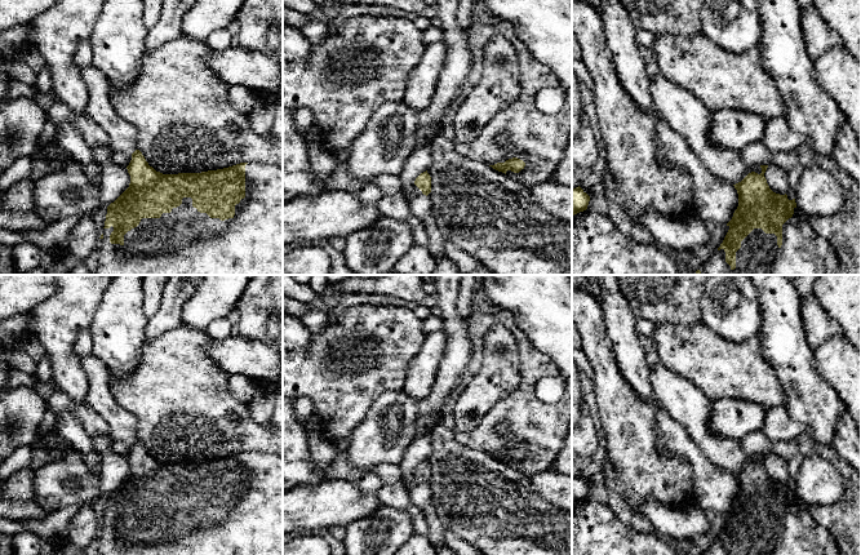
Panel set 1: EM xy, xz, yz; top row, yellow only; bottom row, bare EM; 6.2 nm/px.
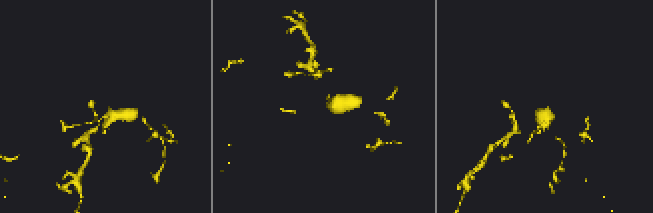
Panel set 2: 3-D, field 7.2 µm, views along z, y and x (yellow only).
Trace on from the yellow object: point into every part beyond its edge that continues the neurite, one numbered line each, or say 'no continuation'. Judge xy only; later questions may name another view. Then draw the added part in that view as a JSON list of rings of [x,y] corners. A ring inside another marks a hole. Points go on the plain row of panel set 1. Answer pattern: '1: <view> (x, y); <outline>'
1: xy (123, 426); [[[92,354],[81,358],[81,364],[88,378],[85,404],[103,417],[114,441],[133,443],[137,439],[138,425],[136,418],[115,400],[110,387],[110,370]]]
2: xy (185, 525); [[[248,452],[245,454],[245,487],[235,494],[235,505],[221,510],[200,502],[192,496],[191,487],[183,487],[182,493],[170,502],[163,502],[160,507],[142,507],[139,514],[124,524],[124,533],[111,533],[110,524],[114,516],[103,518],[103,527],[98,530],[99,546],[97,555],[283,555],[283,454]]]

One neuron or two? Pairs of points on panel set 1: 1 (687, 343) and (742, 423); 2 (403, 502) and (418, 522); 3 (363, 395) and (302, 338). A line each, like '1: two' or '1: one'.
1: two
2: one
3: two

